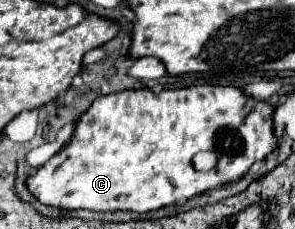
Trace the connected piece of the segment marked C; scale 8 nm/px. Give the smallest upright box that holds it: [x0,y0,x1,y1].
[28,85,278,213]

